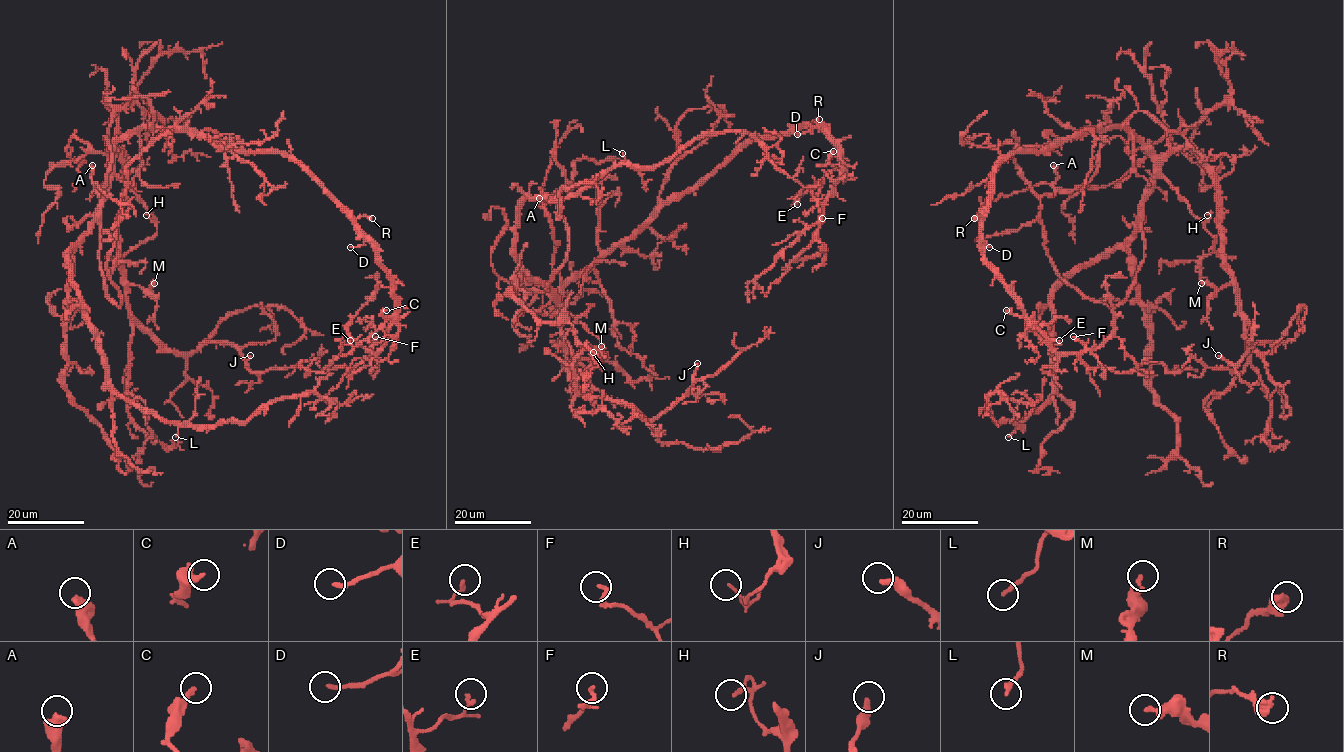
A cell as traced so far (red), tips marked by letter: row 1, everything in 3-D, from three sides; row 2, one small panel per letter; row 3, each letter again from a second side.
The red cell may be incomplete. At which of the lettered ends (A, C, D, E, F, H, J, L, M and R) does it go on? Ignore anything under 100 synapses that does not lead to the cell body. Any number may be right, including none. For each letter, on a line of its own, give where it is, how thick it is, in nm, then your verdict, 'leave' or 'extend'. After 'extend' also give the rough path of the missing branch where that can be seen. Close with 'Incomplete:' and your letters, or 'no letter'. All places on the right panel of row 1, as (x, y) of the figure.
A: at (1053, 165); 500 nm thick; leave
C: at (1006, 310); 240 nm thick; leave
D: at (989, 247); 180 nm thick; leave
E: at (1059, 340); 180 nm thick; leave
F: at (1073, 336); 180 nm thick; leave
H: at (1207, 215); 150 nm thick; leave
J: at (1218, 355); 320 nm thick; leave
L: at (1008, 437); 200 nm thick; leave
M: at (1201, 283); 220 nm thick; leave
R: at (974, 218); 460 nm thick; leave
Incomplete: no letter

